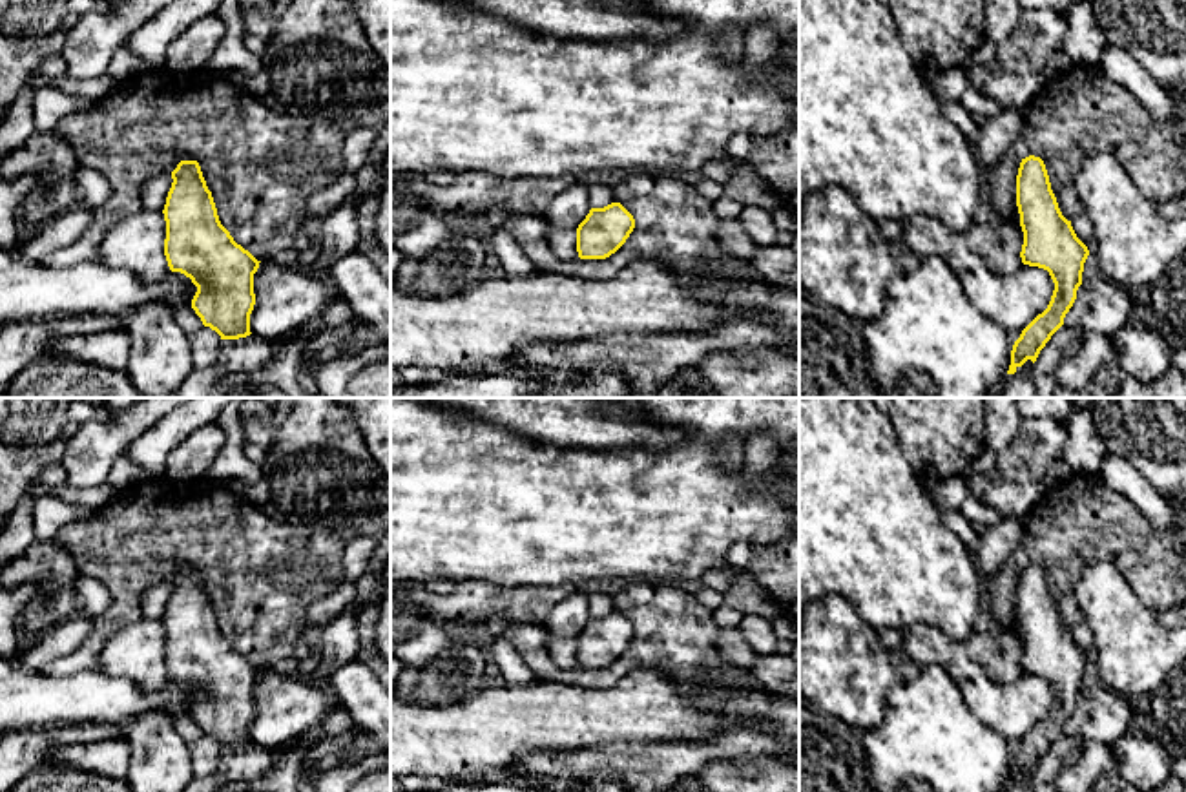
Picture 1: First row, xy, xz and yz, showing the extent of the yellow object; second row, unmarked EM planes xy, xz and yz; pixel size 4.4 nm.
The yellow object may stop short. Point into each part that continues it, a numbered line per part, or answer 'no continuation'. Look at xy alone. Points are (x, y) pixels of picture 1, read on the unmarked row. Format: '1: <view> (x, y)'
no continuation

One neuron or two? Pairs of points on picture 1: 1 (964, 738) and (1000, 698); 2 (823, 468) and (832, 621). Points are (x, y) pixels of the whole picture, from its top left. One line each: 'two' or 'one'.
1: two
2: two

